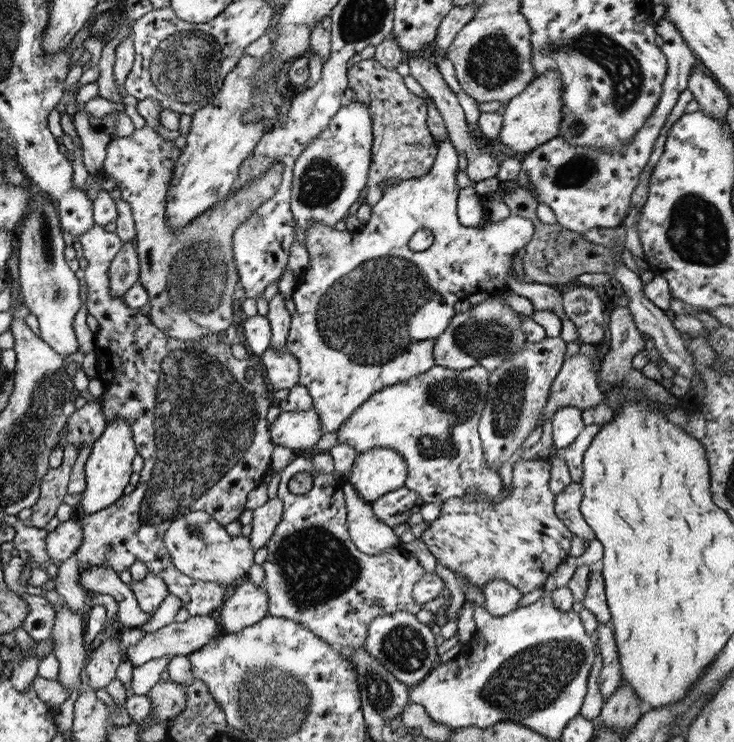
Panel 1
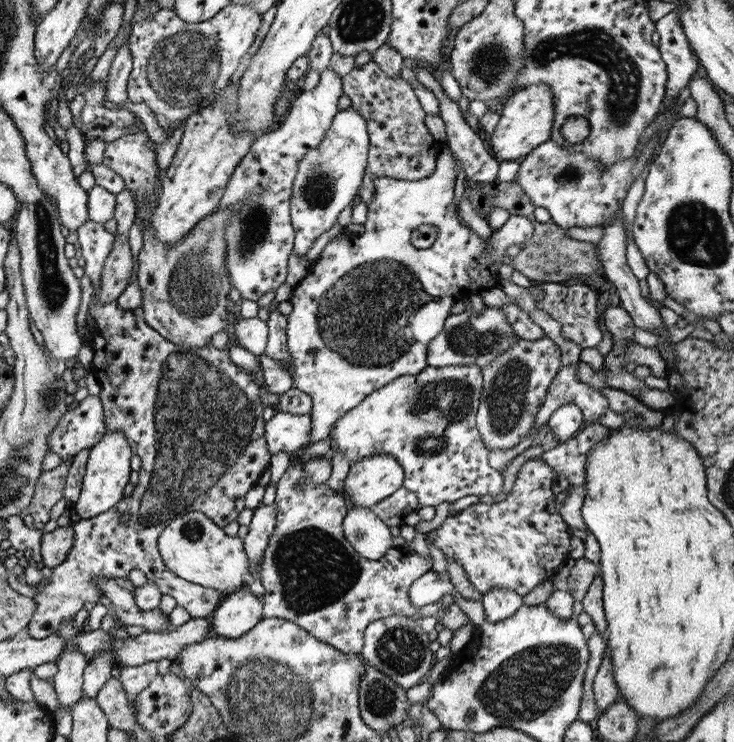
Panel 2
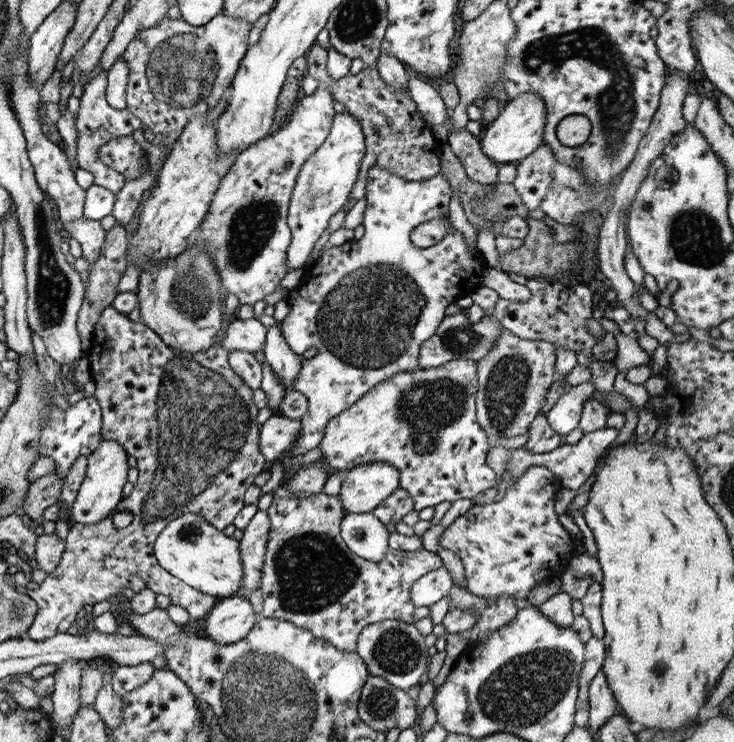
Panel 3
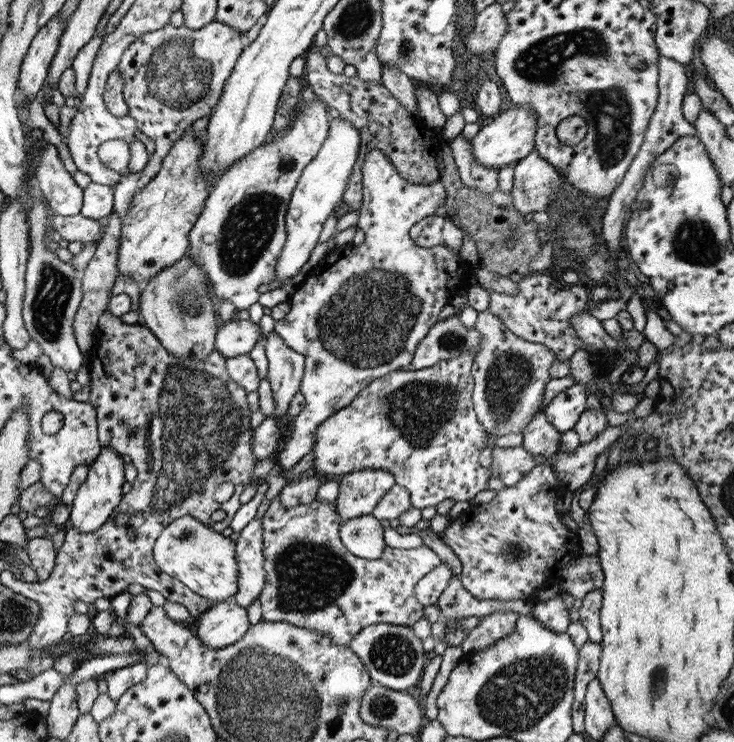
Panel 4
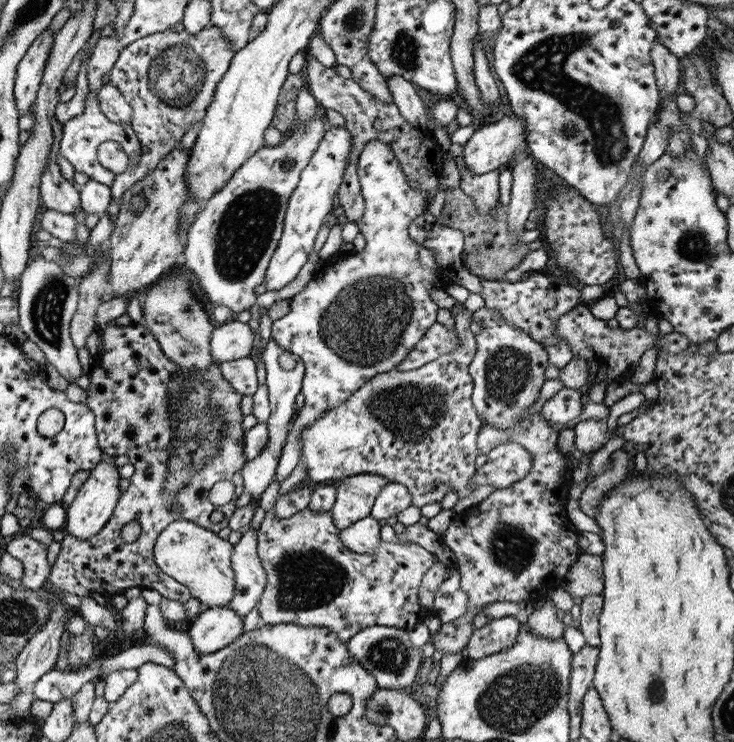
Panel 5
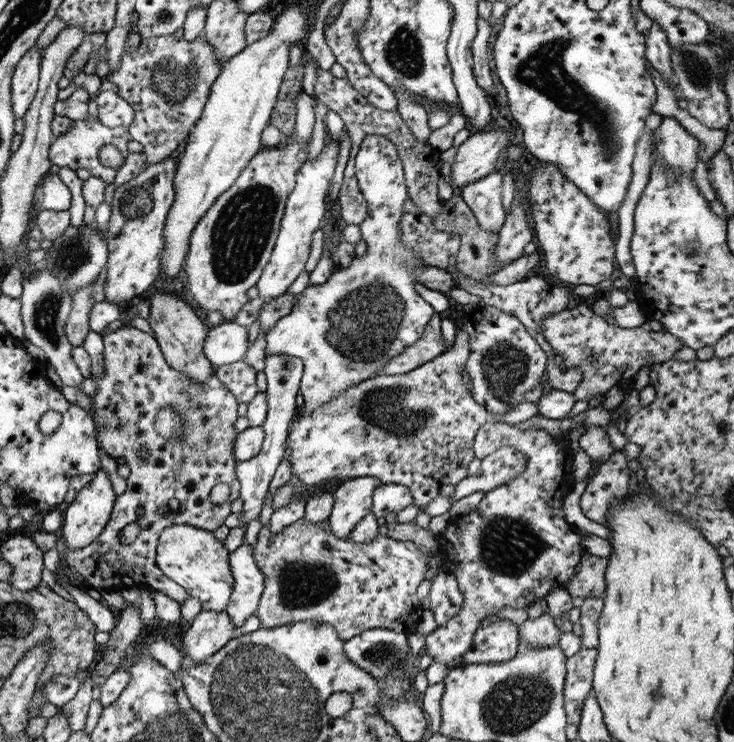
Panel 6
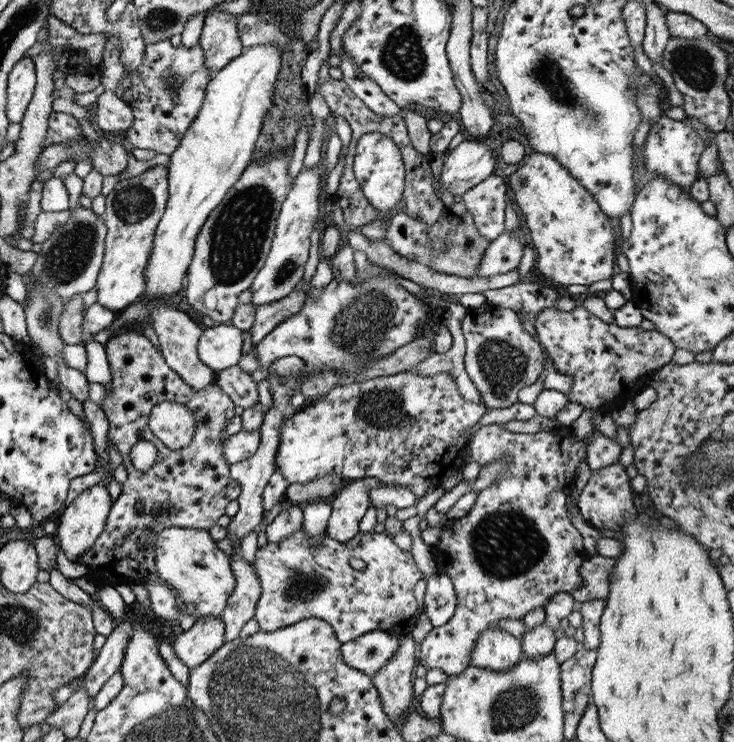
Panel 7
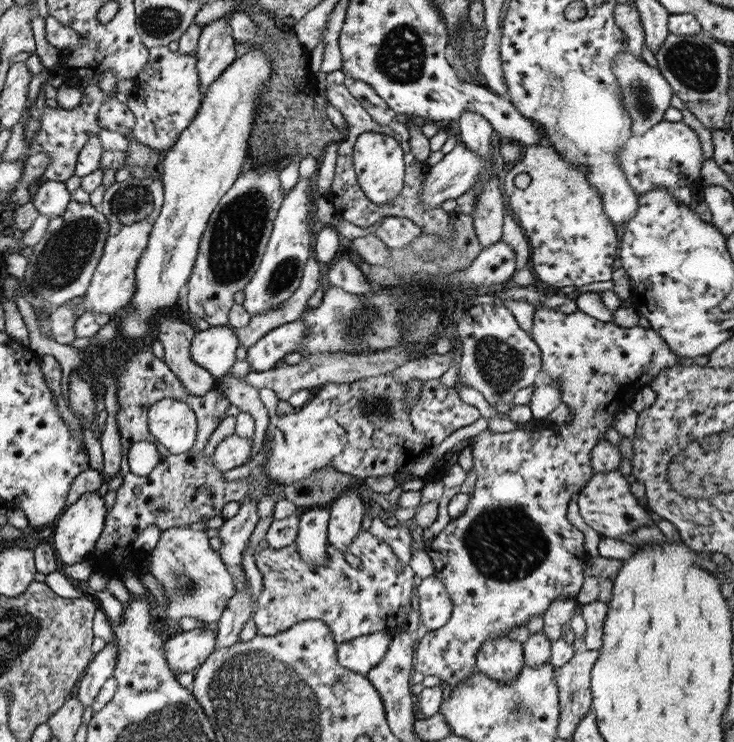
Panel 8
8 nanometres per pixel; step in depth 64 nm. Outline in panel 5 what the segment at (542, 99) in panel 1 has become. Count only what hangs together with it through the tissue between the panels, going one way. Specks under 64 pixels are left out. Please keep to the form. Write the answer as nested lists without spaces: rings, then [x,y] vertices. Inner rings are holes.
[[[513,115],[503,116],[501,120],[489,125],[475,127],[474,133],[461,147],[462,157],[468,171],[475,174],[496,172],[498,169],[509,166],[516,159],[520,159],[527,154],[528,146],[524,122]]]

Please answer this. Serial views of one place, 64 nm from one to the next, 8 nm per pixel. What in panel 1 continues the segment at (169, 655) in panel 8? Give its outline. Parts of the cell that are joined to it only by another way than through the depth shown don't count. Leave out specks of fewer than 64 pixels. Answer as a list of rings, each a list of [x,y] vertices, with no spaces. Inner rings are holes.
[[[243,579],[230,590],[227,599],[217,609],[219,633],[238,633],[246,626],[251,626],[266,615],[267,605],[265,588]]]

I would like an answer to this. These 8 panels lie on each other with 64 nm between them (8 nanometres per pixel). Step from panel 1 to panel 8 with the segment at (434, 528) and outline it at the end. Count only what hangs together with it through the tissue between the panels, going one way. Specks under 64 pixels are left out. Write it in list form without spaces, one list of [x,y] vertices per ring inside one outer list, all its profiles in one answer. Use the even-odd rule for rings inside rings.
[[[539,307],[532,312],[530,332],[541,356],[540,370],[549,376],[560,401],[571,408],[574,415],[563,425],[537,428],[528,436],[519,429],[503,433],[484,429],[472,437],[468,453],[477,475],[474,491],[463,513],[449,519],[433,541],[425,543],[425,551],[434,566],[432,575],[443,583],[452,611],[441,628],[428,630],[419,640],[413,661],[414,672],[438,676],[451,687],[458,686],[458,682],[476,670],[474,656],[485,639],[506,636],[509,628],[526,626],[531,616],[542,616],[553,599],[571,599],[579,592],[582,564],[588,554],[583,549],[583,535],[565,517],[567,504],[591,478],[591,448],[606,440],[604,432],[611,426],[613,417],[629,407],[635,395],[677,360],[651,329],[620,328],[611,322],[599,322],[578,309],[564,314]]]

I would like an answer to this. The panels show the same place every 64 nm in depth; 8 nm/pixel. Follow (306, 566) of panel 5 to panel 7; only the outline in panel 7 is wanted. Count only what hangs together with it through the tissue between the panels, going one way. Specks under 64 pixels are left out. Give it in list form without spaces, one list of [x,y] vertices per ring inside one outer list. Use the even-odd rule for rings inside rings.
[[[297,529],[293,534],[290,534],[287,538],[280,540],[278,543],[267,541],[263,546],[256,548],[254,553],[253,567],[256,571],[256,575],[260,580],[260,592],[259,599],[257,599],[253,618],[257,621],[257,624],[261,631],[263,632],[273,632],[278,628],[283,628],[289,626],[290,624],[295,624],[301,619],[321,619],[326,623],[329,623],[336,634],[336,639],[340,643],[347,642],[348,640],[353,640],[356,636],[365,634],[371,631],[387,631],[393,633],[394,635],[403,635],[410,632],[415,624],[417,612],[417,602],[415,601],[415,596],[413,596],[413,587],[417,580],[423,579],[423,574],[417,569],[413,558],[411,557],[411,551],[402,551],[387,535],[376,533],[371,531],[370,533],[361,533],[354,540],[349,540],[345,542],[337,542],[333,540],[327,533],[326,530],[322,532],[318,545],[312,550],[308,540],[304,537],[306,534],[304,530]],[[349,558],[359,558],[365,563],[364,570],[353,569],[347,560]]]

